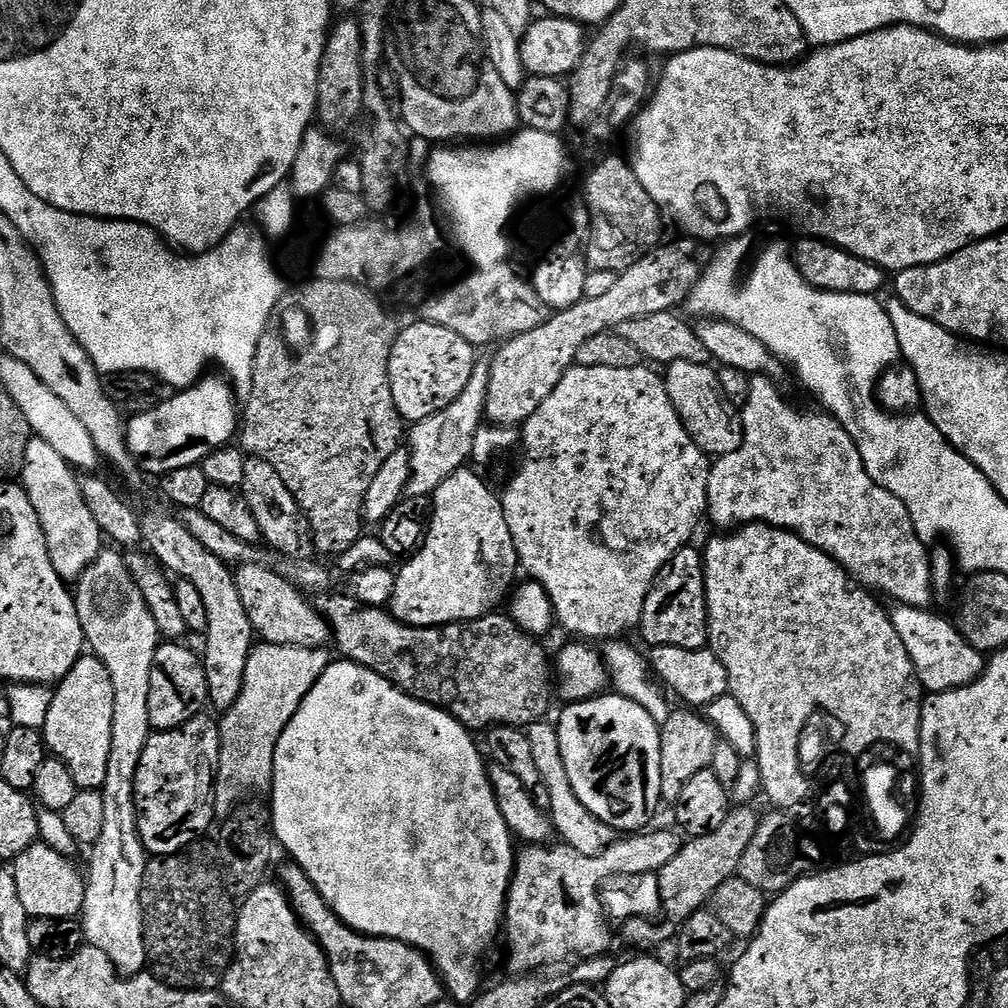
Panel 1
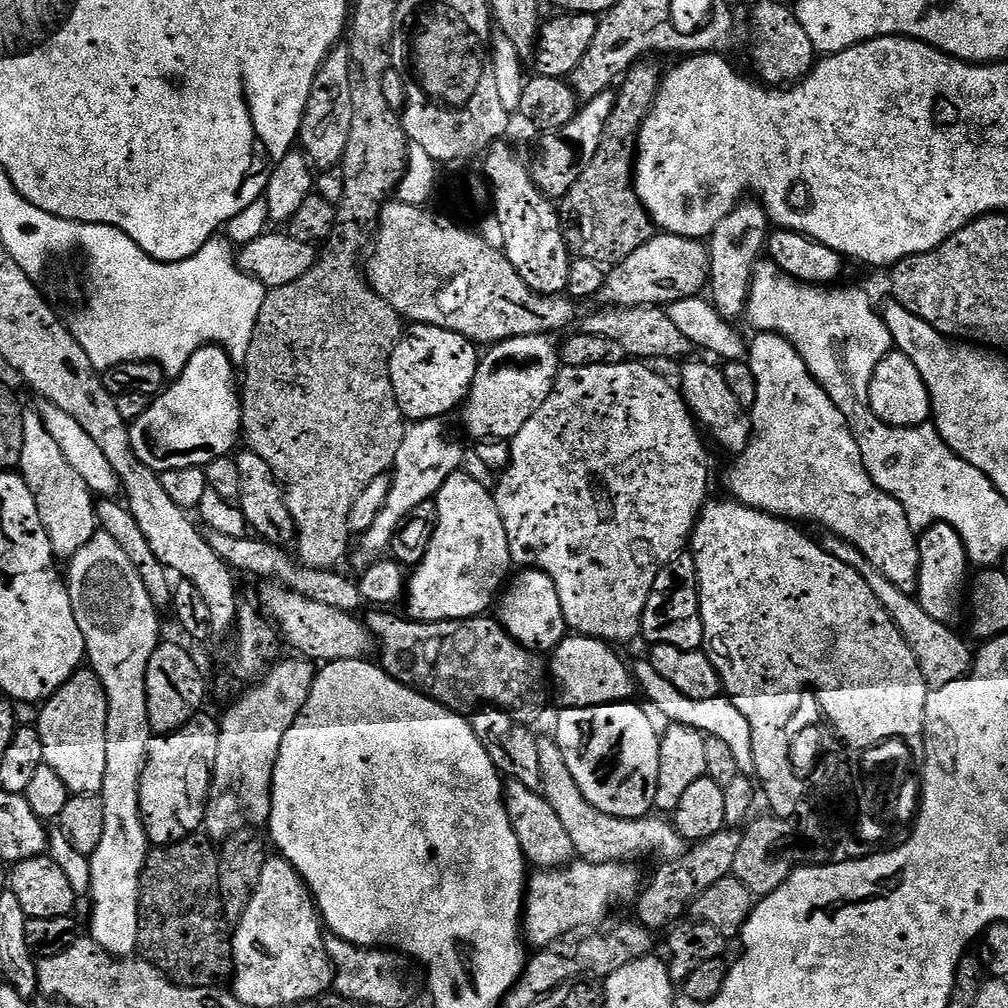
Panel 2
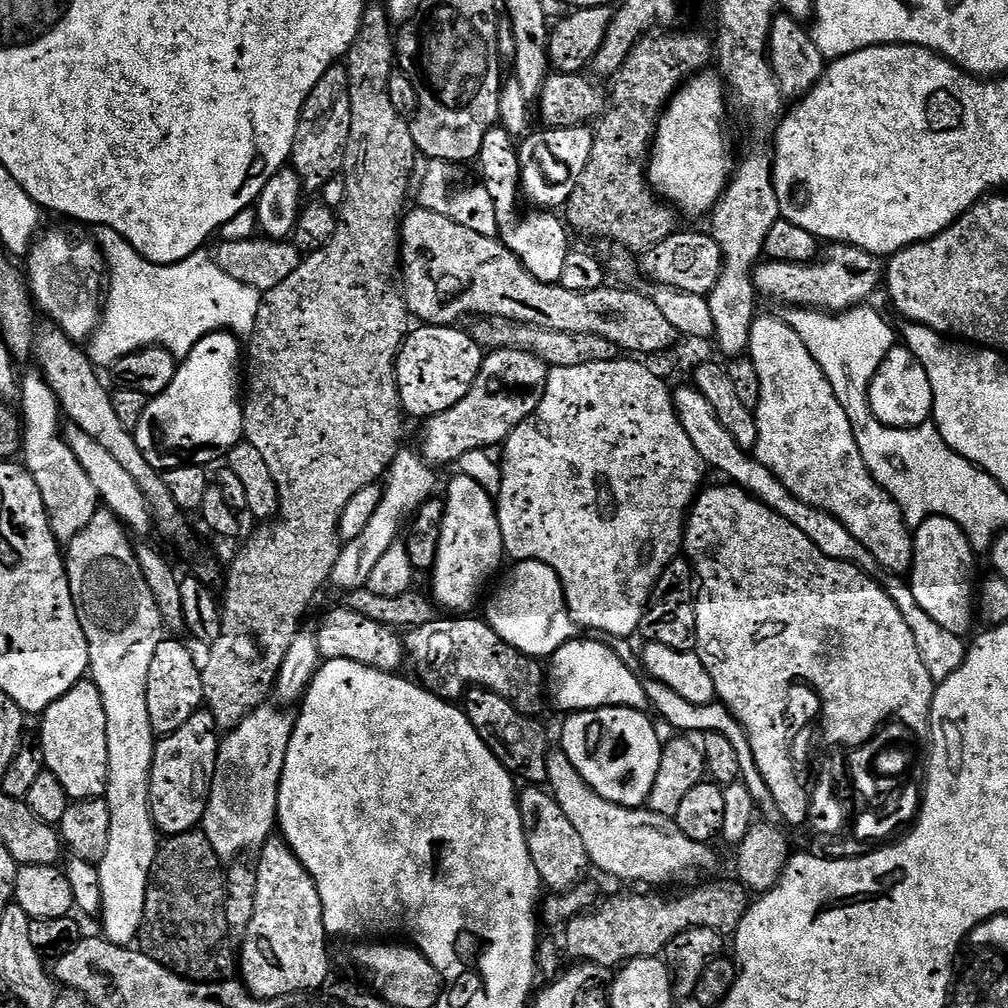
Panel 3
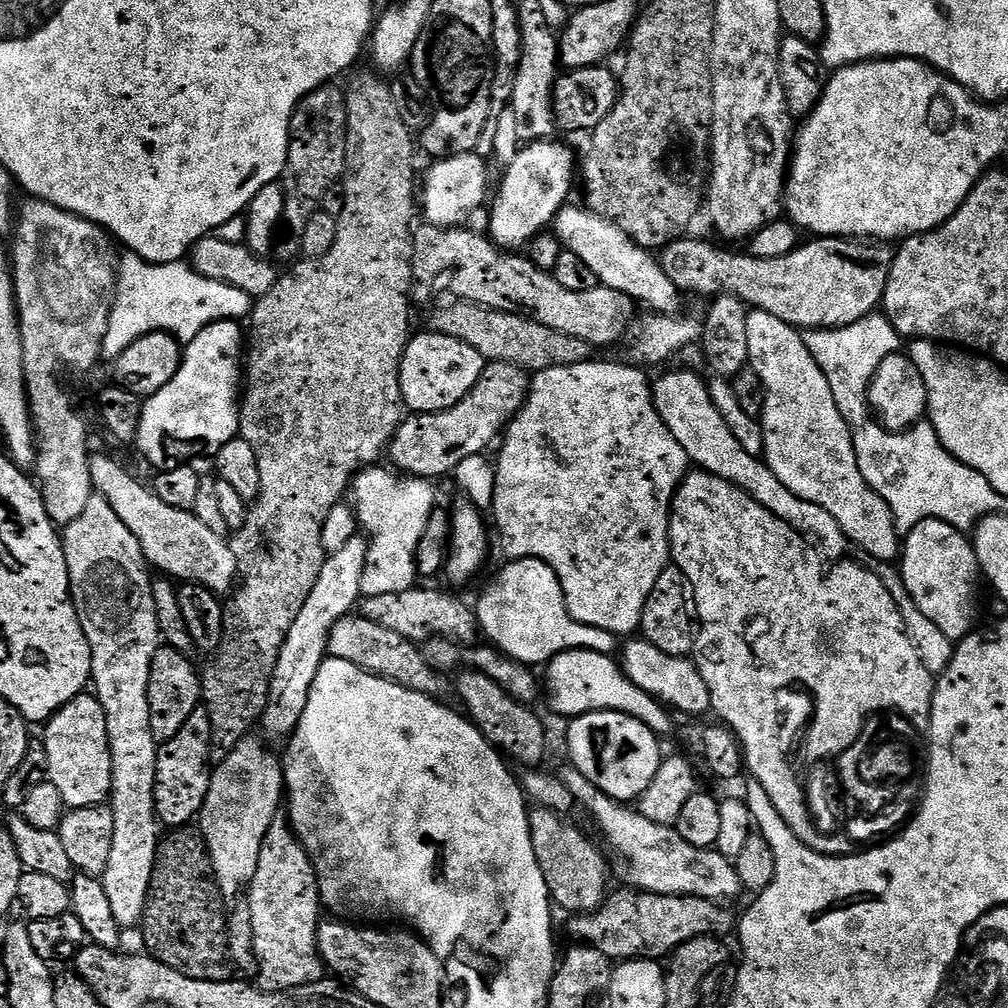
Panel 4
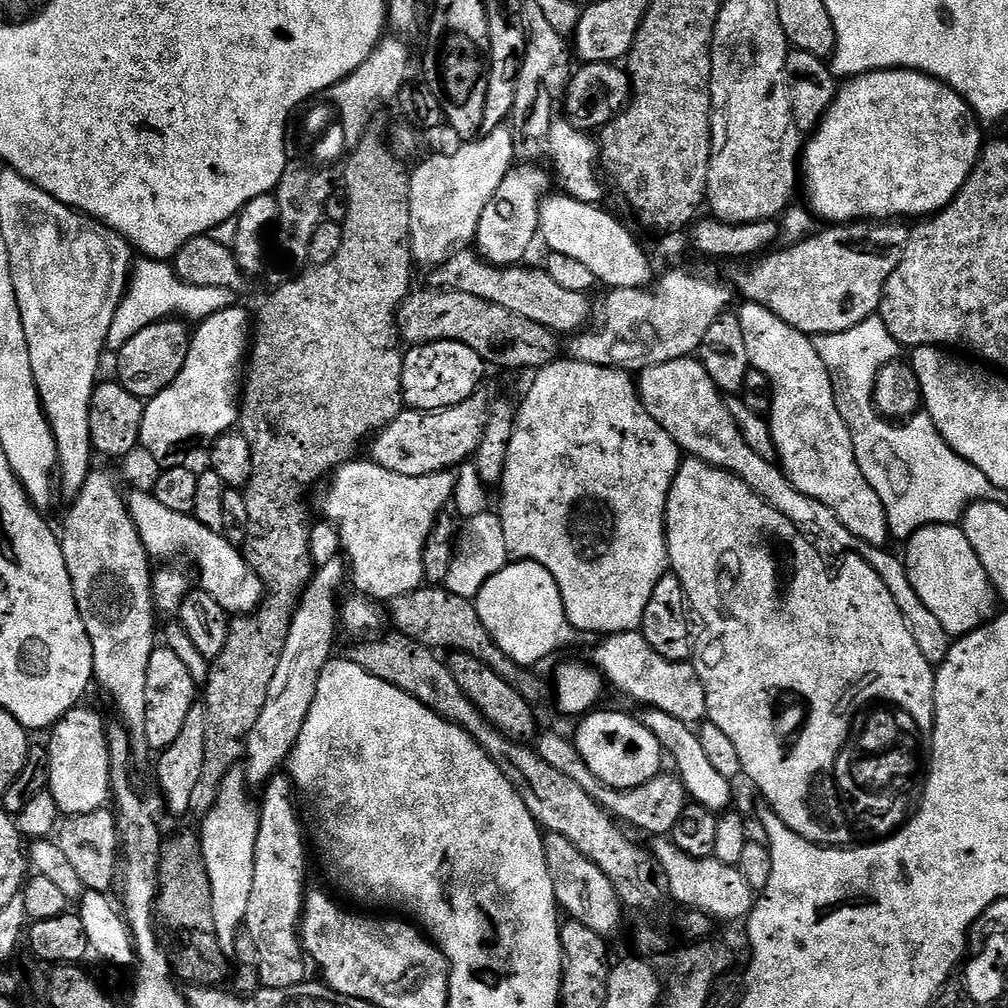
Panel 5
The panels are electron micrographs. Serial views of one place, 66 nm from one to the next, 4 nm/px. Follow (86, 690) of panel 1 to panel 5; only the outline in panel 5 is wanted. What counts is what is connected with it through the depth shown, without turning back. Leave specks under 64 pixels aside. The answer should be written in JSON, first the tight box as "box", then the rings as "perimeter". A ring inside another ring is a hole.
{"box":[48,708,112,817],"perimeter":[[[71,708],[50,730],[48,750],[48,791],[65,817],[90,814],[105,807],[112,796],[112,763],[108,749],[108,730],[92,708]]]}

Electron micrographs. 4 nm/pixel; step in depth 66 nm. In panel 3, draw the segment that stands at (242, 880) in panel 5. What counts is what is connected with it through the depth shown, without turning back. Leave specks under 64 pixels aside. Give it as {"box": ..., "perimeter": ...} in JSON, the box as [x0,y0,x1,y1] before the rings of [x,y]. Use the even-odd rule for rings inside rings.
{"box":[202,706,295,862],"perimeter":[[[263,706],[221,739],[202,821],[202,831],[221,861],[232,862],[251,848],[259,849],[277,831],[278,790],[295,724],[293,713]]]}

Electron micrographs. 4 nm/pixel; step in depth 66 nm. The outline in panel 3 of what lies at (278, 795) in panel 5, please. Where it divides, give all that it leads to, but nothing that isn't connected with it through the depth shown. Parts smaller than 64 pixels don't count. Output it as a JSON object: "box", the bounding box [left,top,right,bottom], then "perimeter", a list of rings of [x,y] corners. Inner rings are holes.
{"box":[238,838,332,1000],"perimeter":[[[269,838],[262,845],[260,854],[260,864],[255,865],[258,898],[254,898],[254,918],[250,918],[250,930],[238,952],[238,972],[242,983],[248,993],[257,996],[259,1000],[273,1000],[299,992],[314,992],[329,983],[328,971],[332,968],[328,961],[330,937],[324,928],[322,898],[318,898],[318,886],[283,838]]]}

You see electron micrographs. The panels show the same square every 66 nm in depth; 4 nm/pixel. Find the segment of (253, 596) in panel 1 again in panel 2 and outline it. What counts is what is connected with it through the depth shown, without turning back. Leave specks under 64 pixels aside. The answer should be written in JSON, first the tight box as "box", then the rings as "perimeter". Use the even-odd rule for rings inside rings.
{"box":[260,589,372,662],"perimeter":[[[273,589],[264,590],[260,594],[263,615],[278,629],[283,643],[293,644],[300,651],[297,653],[301,657],[313,662],[331,662],[358,660],[369,655],[367,652],[372,647],[371,633],[361,621],[360,624],[356,621],[355,615],[334,610],[334,606],[322,606],[322,602],[310,602],[310,598],[302,598],[297,592]]]}

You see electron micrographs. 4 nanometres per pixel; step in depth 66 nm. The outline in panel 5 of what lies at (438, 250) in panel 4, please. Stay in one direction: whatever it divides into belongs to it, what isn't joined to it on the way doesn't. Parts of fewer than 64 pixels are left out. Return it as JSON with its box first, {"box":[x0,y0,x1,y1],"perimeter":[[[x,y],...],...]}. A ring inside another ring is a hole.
{"box":[434,250,594,334],"perimeter":[[[457,250],[445,264],[435,269],[434,276],[441,289],[474,294],[474,298],[482,298],[494,306],[506,306],[506,310],[514,310],[514,314],[522,314],[522,318],[530,318],[530,322],[538,322],[551,332],[576,334],[587,329],[594,316],[594,304],[588,301],[589,293],[566,290],[558,286],[543,267],[528,267],[499,268],[480,259],[475,251]]]}

